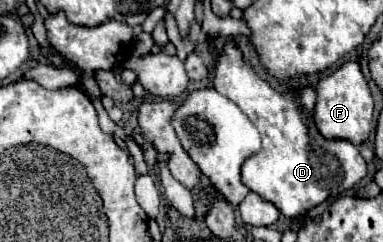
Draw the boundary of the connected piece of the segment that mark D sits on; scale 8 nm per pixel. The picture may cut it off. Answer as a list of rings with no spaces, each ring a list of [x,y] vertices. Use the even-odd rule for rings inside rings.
[[[228,42],[224,52],[218,56],[214,86],[250,118],[262,136],[262,150],[248,158],[242,166],[242,182],[264,200],[270,200],[270,204],[274,204],[286,218],[302,216],[342,188],[340,182],[344,182],[346,166],[350,172],[348,188],[356,186],[366,176],[366,162],[356,146],[348,140],[326,140],[316,130],[314,90],[304,88],[298,94],[278,94],[242,60],[242,52],[234,46],[234,42]],[[330,166],[342,166],[342,170]]]

